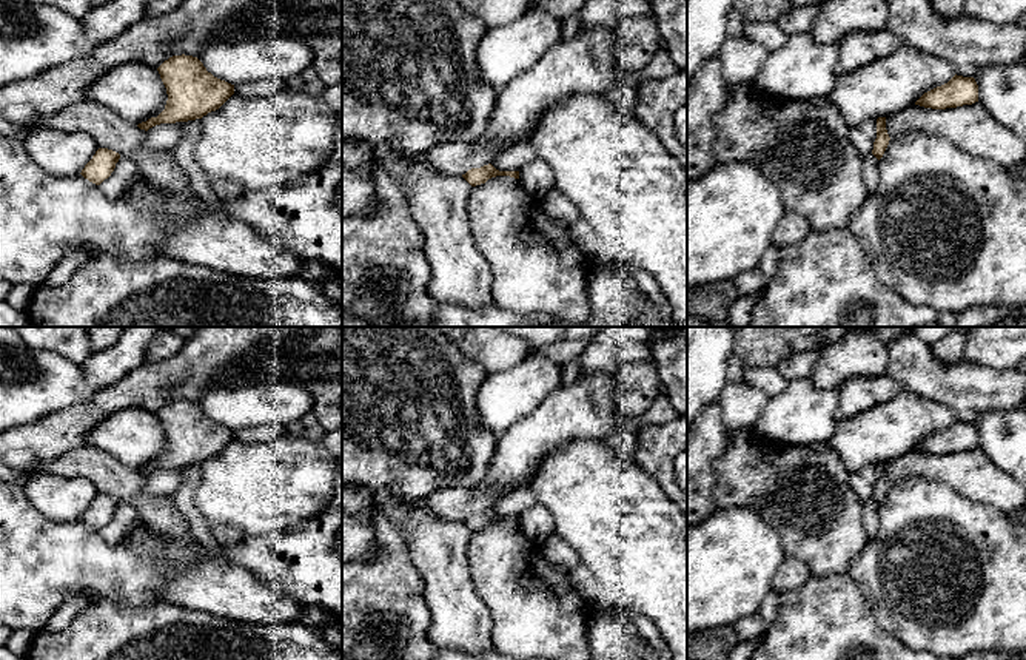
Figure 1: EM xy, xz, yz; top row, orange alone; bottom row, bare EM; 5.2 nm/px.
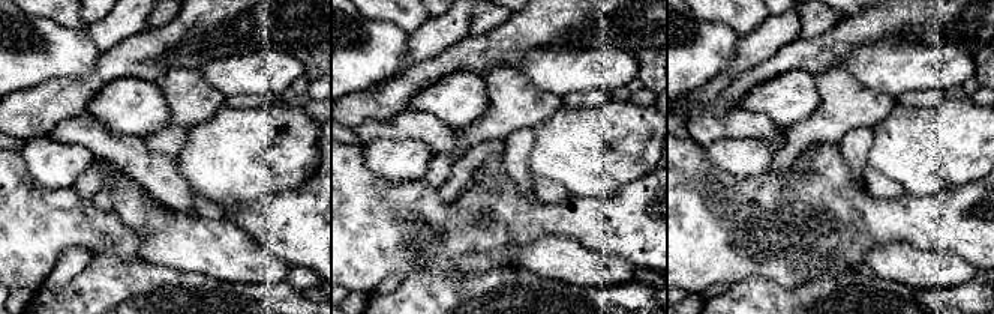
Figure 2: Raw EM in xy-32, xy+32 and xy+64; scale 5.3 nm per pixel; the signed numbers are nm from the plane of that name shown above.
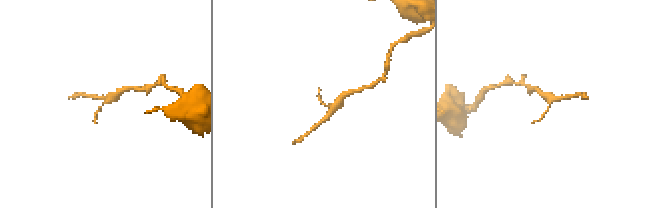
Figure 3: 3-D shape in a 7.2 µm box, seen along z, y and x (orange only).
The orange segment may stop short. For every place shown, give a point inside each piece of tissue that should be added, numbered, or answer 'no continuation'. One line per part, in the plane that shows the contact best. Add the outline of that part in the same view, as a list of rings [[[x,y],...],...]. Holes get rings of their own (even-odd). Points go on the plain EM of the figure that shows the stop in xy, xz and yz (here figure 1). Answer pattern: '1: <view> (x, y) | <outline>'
no continuation

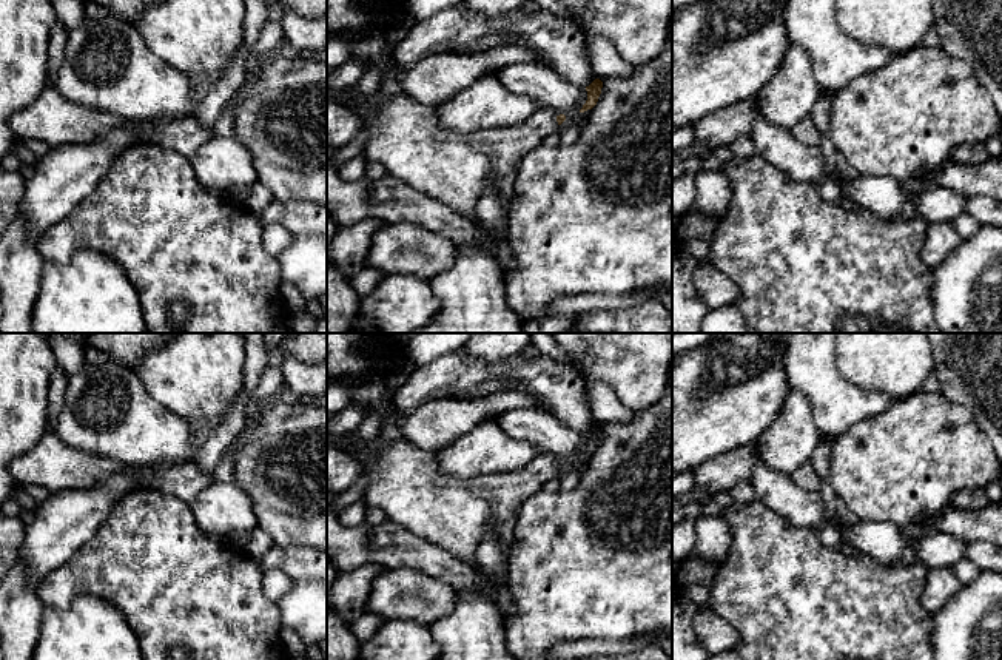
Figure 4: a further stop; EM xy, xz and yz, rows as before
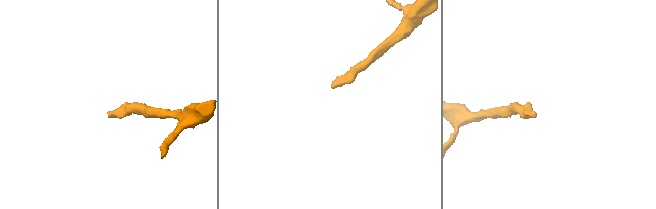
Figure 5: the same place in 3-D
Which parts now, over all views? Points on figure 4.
1: xz (404, 481) | [[[356,432],[344,436],[361,449],[379,452],[370,464],[359,461],[361,478],[367,481],[362,495],[367,507],[379,507],[387,520],[432,541],[470,566],[475,563],[478,544],[489,526],[496,529],[503,552],[509,558],[521,506],[543,490],[546,481],[558,476],[556,458],[538,455],[516,472],[459,480],[439,470],[436,452],[416,447],[404,438],[385,444],[381,435],[370,441]]]

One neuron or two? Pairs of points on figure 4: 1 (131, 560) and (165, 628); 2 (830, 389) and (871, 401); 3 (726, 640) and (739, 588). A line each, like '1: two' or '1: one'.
1: one
2: one
3: two

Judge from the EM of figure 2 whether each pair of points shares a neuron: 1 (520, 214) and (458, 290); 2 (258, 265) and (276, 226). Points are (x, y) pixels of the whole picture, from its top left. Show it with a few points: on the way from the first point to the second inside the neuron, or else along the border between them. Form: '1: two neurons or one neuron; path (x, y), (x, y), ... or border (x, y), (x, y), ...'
1: two neurons; border (505, 266), (461, 277), (446, 277), (437, 272)
2: two neurons; border (239, 226), (290, 266)

